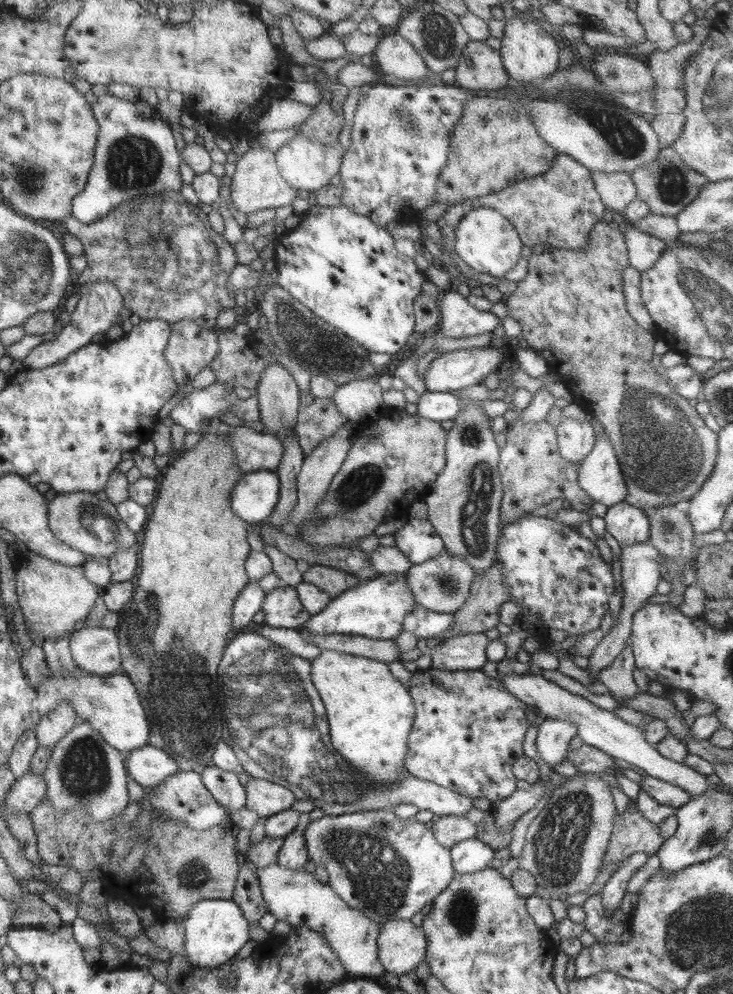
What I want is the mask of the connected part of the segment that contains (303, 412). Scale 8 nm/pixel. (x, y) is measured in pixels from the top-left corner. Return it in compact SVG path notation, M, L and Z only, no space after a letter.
M310 392L301 393L300 413L295 431L304 454L309 454L323 440L330 438L348 420L334 409L332 398L315 398Z

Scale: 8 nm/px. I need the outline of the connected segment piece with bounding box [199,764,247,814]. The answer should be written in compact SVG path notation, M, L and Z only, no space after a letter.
M214 764L199 769L204 786L212 793L226 813L245 807L247 794L245 787L238 781L238 775L222 770Z

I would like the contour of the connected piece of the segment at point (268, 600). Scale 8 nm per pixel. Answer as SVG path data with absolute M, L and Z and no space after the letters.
M286 585L265 593L261 611L265 624L276 628L300 630L312 617L300 603L295 587Z

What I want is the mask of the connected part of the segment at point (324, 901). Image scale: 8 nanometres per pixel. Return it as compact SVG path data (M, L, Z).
M275 864L257 868L256 873L263 904L267 912L274 914L278 921L286 921L293 927L305 926L322 934L328 946L343 962L348 976L353 978L379 978L384 967L378 959L378 936L381 925L370 920L362 911L350 908L334 892L330 885L322 884L308 873L305 868L292 871L290 868Z

